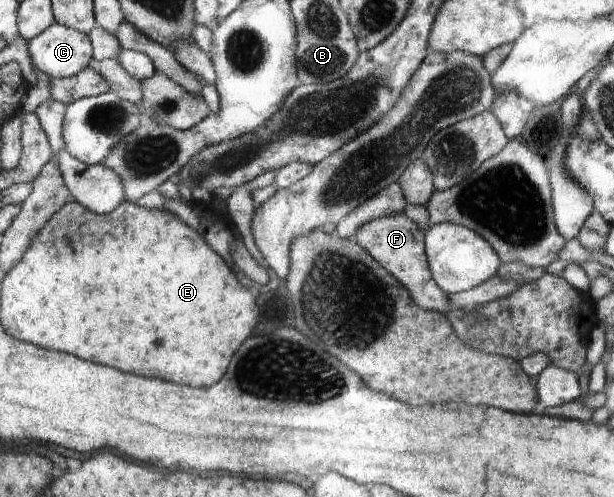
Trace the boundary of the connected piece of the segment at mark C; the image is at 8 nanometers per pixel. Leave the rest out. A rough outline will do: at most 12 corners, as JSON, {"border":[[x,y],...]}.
{"border":[[58,22],[28,44],[52,79],[90,66],[87,33]]}

